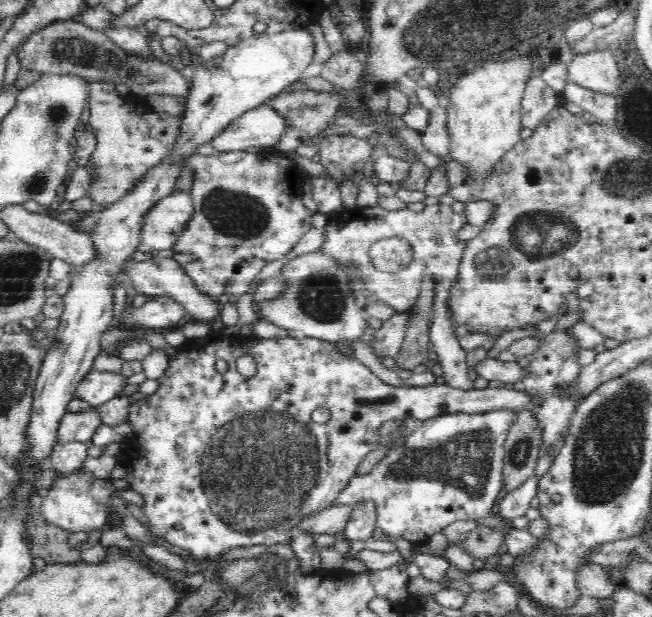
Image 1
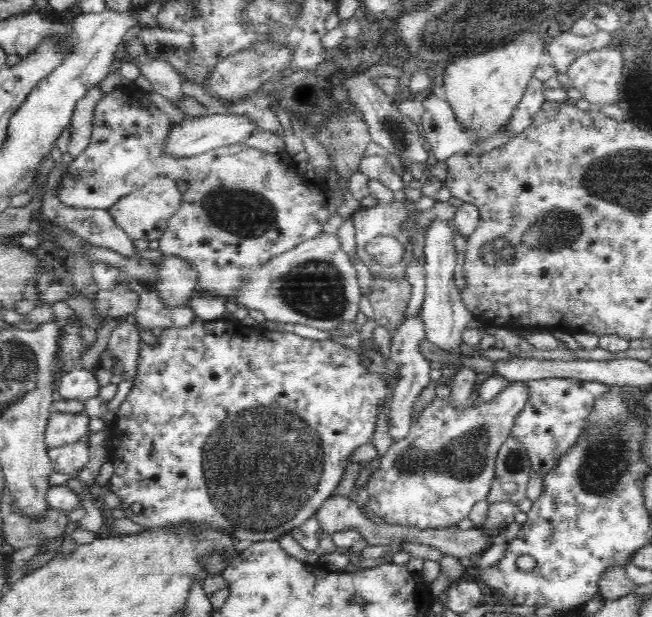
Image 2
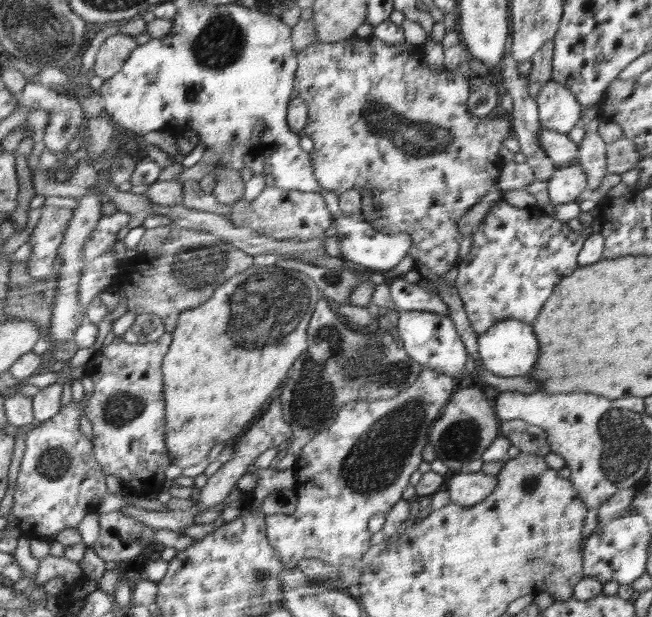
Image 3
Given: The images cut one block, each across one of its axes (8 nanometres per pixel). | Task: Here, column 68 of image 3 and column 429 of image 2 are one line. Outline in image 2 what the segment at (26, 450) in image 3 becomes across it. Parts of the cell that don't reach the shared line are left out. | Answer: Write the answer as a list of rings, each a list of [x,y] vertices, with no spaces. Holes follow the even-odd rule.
[[[510,383],[490,401],[477,406],[459,408],[449,401],[435,398],[412,424],[408,436],[393,443],[378,460],[378,466],[367,481],[367,506],[388,525],[414,527],[420,530],[443,529],[457,525],[469,516],[478,502],[487,501],[496,478],[496,457],[504,442],[511,436],[516,419],[528,398],[524,383]]]

